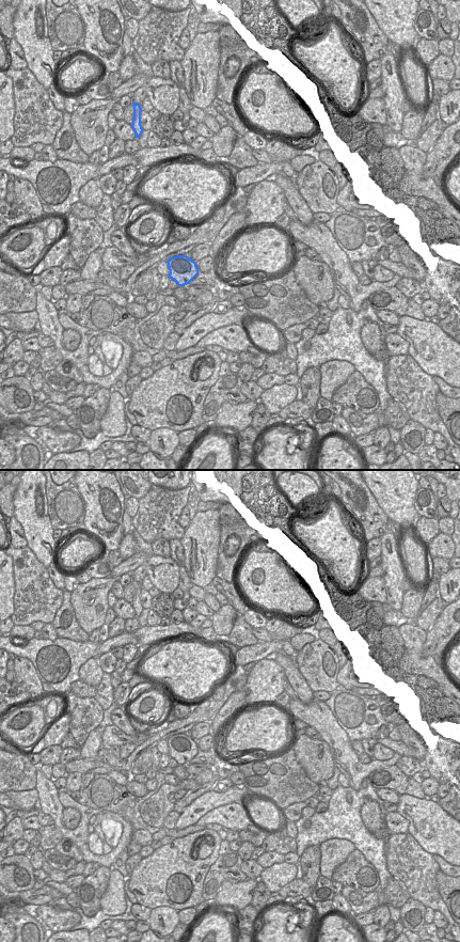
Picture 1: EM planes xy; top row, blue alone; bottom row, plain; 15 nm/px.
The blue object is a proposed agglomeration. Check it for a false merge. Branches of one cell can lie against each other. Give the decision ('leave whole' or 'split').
leave whole

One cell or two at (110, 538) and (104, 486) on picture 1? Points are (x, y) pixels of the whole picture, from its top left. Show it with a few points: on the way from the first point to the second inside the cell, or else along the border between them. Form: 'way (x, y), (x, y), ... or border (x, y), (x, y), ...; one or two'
way (106, 526), (104, 521), (104, 499); one

